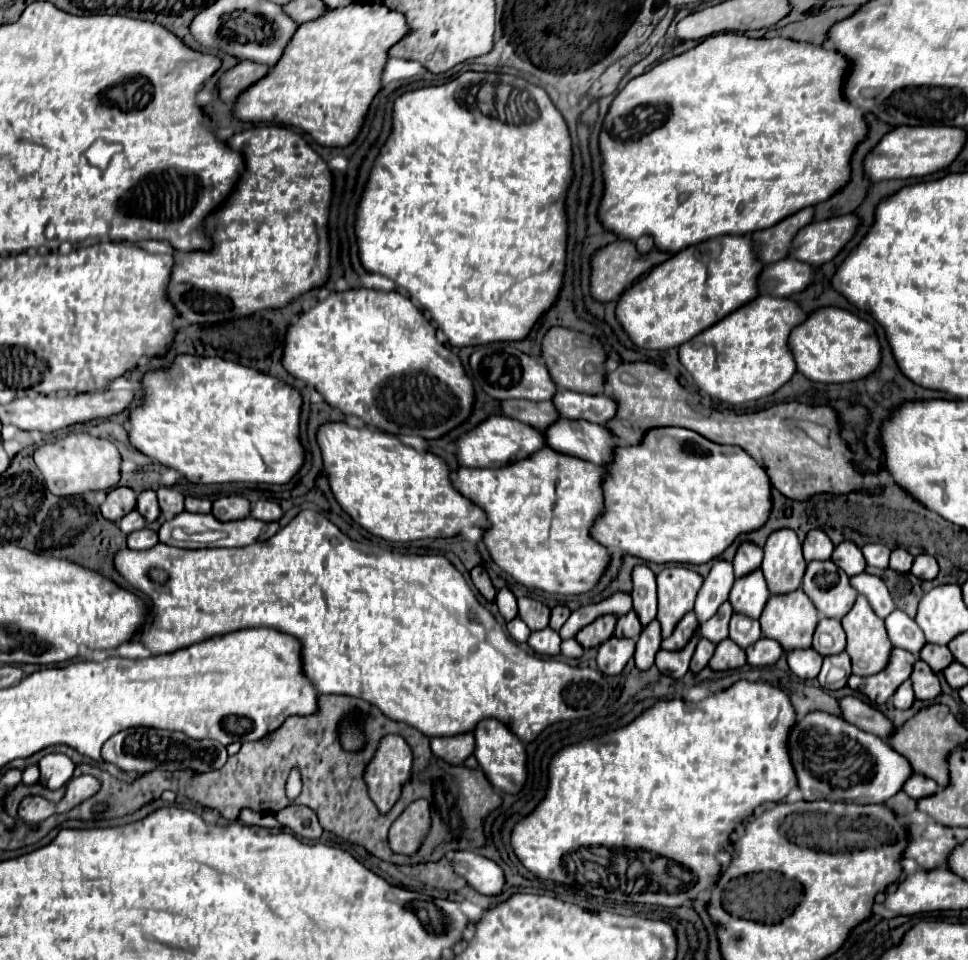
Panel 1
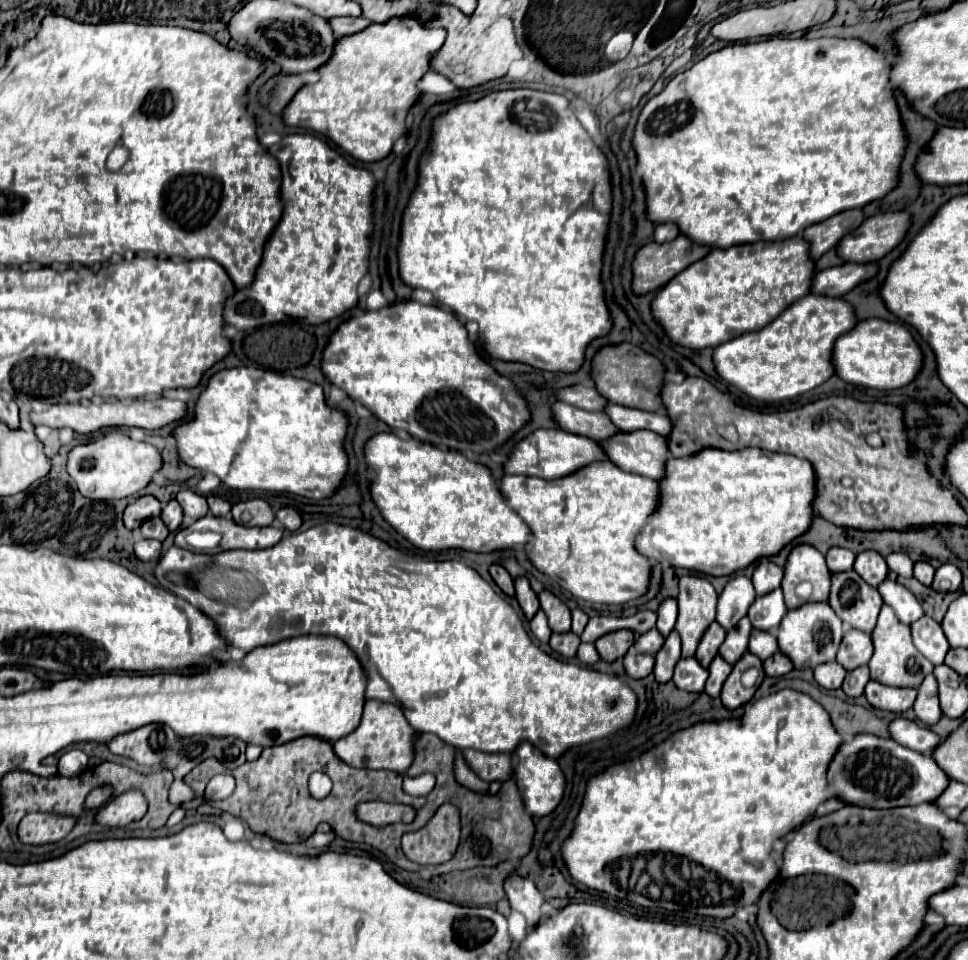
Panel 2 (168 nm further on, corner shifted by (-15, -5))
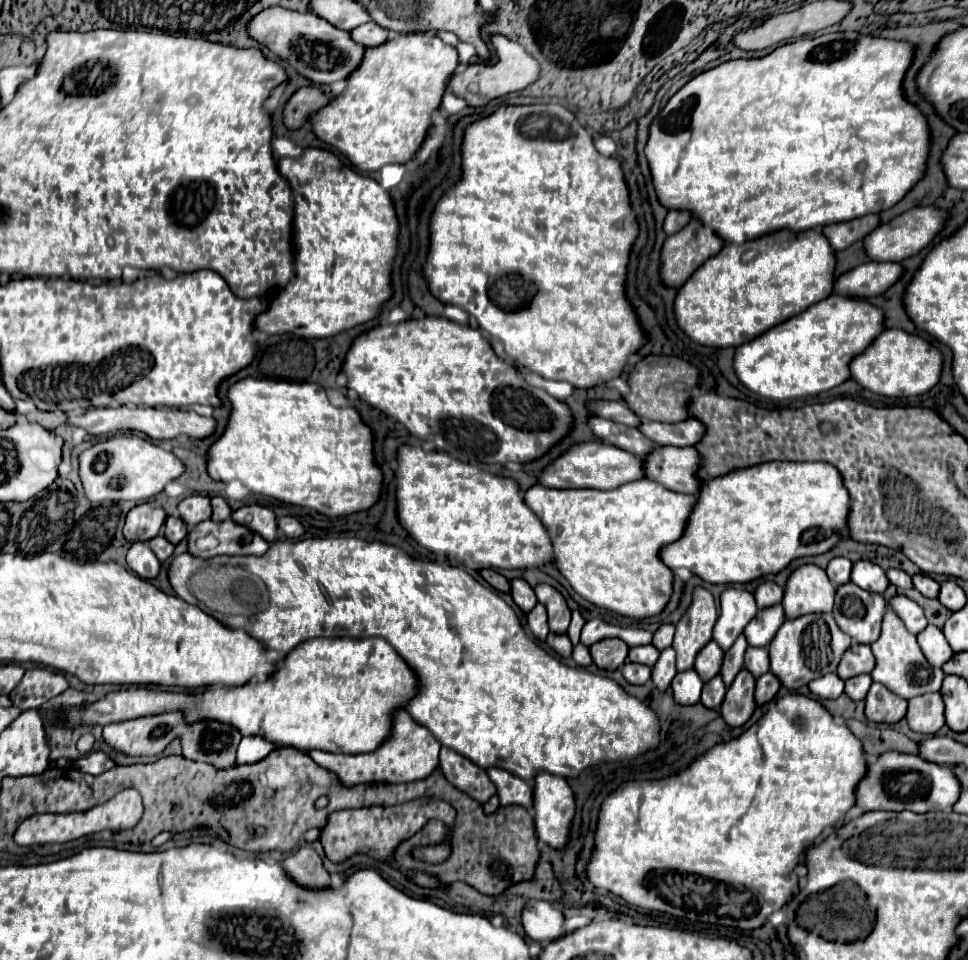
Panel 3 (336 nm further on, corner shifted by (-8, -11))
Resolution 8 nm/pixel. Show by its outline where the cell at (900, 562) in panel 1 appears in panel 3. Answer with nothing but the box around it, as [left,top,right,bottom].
[912,573,940,599]

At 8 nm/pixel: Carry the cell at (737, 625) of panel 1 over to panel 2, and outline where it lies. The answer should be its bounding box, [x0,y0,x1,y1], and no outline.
[749,631,777,659]

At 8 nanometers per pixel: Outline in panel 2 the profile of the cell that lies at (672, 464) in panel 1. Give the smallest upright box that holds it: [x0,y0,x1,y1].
[635,447,813,575]

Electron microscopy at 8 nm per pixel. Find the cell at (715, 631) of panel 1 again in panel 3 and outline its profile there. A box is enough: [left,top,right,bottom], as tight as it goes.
[720,635,748,687]

